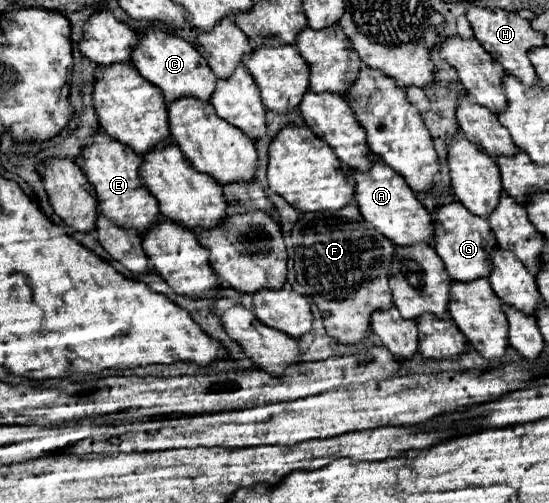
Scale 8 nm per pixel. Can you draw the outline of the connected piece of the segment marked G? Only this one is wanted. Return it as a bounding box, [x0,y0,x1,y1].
[433,196,497,282]

